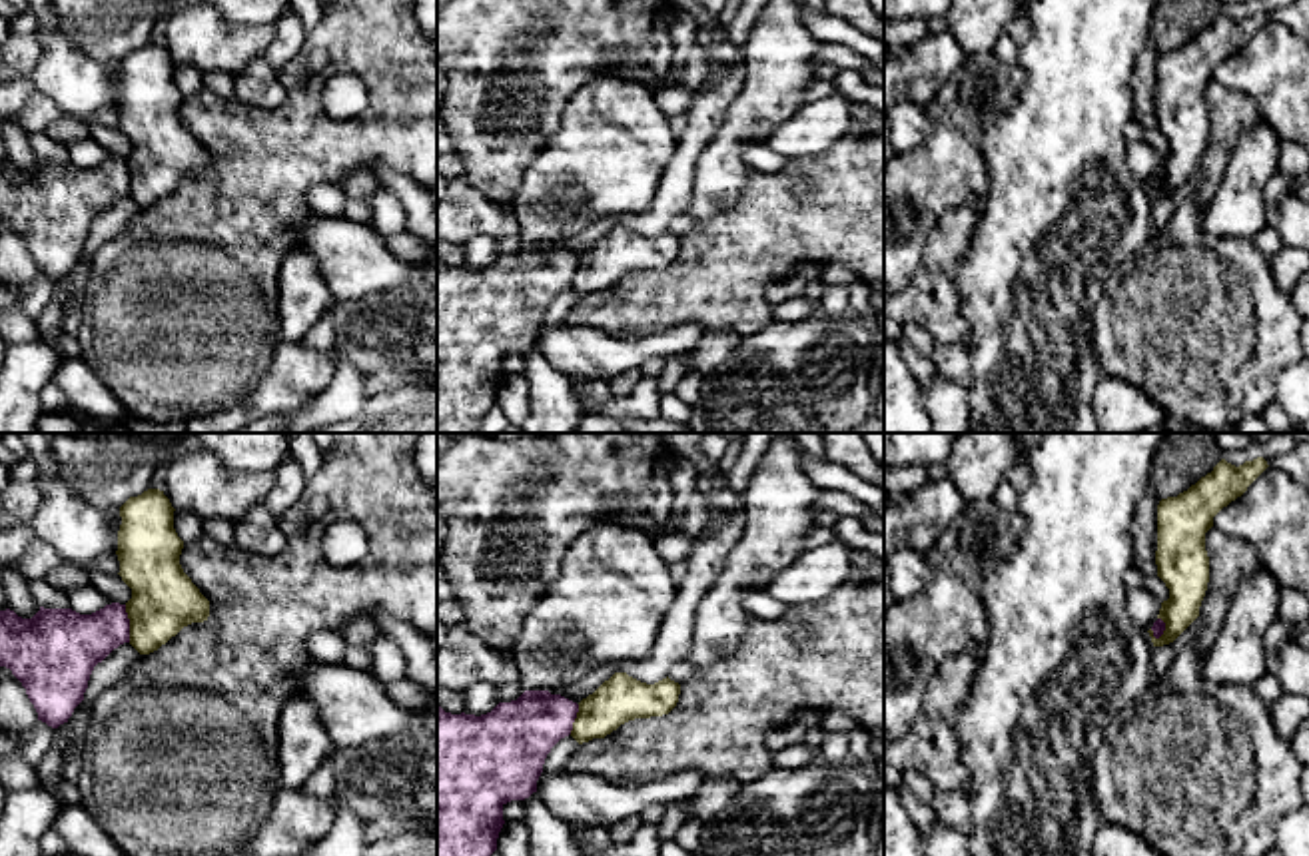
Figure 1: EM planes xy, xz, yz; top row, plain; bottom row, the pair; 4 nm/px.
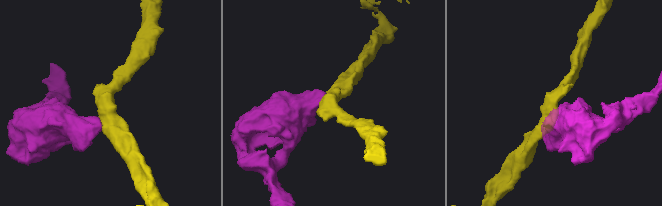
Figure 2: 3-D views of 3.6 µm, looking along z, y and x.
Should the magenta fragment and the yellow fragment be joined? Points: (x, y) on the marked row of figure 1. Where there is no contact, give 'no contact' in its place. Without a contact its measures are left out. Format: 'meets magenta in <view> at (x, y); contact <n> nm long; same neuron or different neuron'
meets magenta in xy at (128, 623); contact 150 nm long; different neuron

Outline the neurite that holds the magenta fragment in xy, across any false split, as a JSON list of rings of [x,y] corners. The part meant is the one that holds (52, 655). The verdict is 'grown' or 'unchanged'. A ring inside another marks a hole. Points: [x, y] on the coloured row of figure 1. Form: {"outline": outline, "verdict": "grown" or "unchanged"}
{"outline": [[[120,603],[92,615],[40,607],[32,619],[22,619],[0,611],[0,666],[12,670],[38,720],[52,728],[68,722],[94,666],[124,642],[130,642],[130,619]]], "verdict": "unchanged"}

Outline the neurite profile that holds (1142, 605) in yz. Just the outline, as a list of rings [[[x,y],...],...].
[[[1127,589],[1125,609],[1135,627],[1149,631],[1157,621],[1161,601],[1145,589]]]

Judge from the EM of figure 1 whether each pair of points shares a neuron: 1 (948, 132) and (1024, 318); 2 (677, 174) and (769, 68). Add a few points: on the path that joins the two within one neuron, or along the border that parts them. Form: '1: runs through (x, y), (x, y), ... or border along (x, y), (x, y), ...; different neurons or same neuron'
1: border along (980, 150), (986, 174), (986, 194), (982, 198); different neurons
2: border along (741, 82), (697, 166); different neurons

